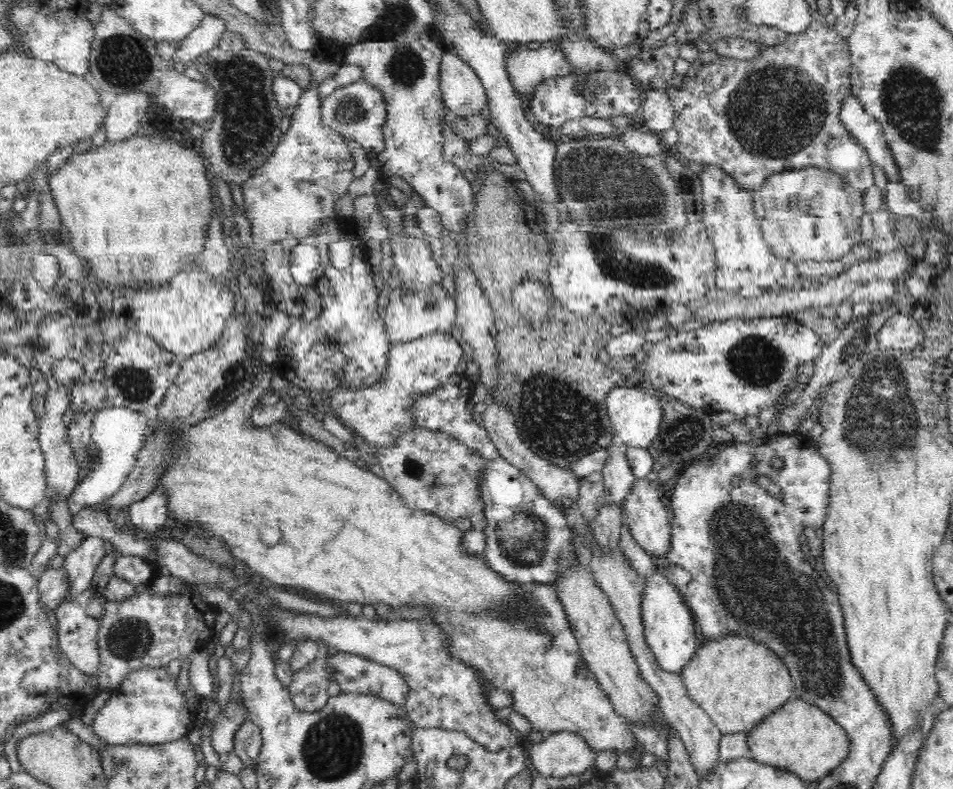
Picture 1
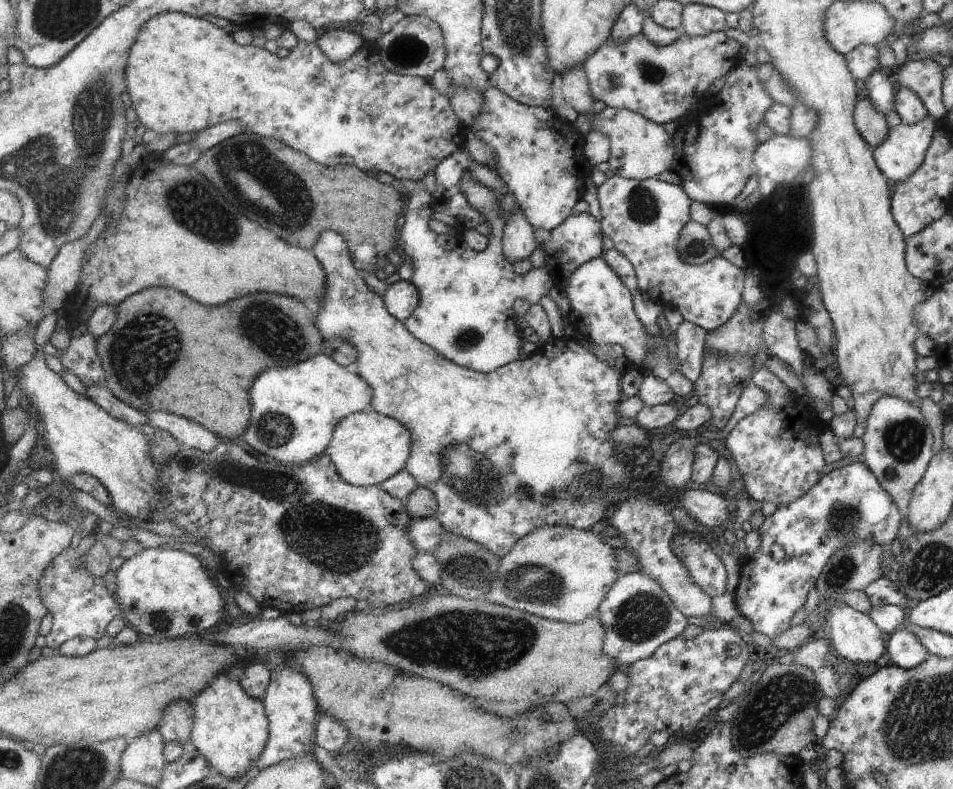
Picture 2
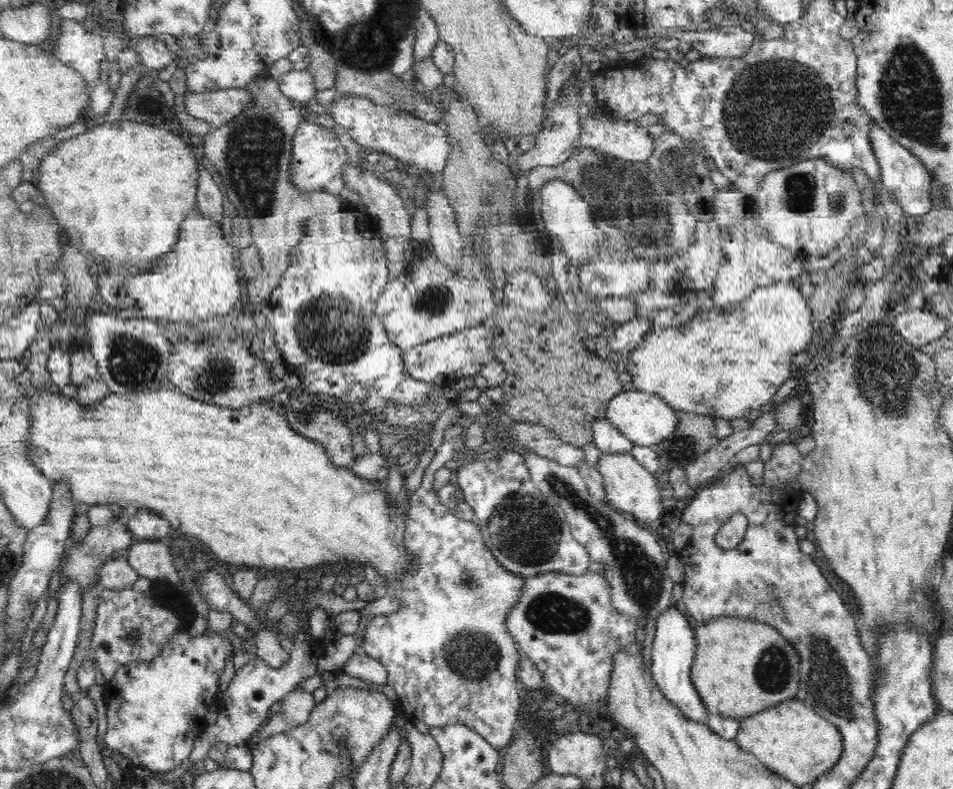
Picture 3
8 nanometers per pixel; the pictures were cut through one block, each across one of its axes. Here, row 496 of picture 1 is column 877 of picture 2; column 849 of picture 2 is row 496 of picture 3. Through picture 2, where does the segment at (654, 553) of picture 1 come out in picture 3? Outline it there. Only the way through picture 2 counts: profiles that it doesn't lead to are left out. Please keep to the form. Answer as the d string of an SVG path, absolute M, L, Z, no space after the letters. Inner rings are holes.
M602 454L598 470L604 477L609 504L618 512L632 515L646 529L654 522L666 523L666 509L662 505L662 496L656 476L648 472L631 454Z

